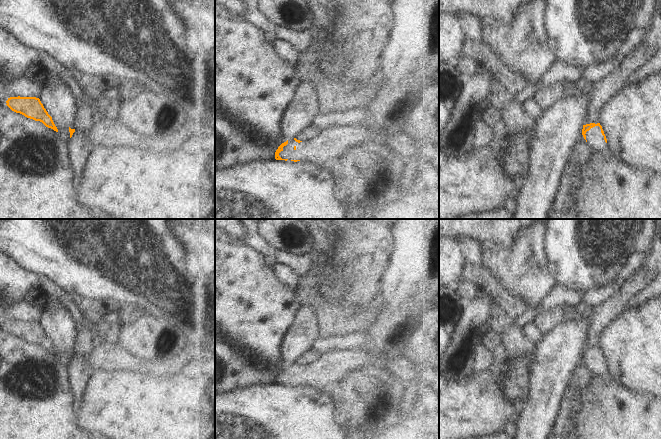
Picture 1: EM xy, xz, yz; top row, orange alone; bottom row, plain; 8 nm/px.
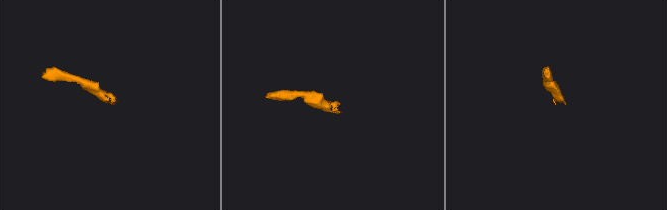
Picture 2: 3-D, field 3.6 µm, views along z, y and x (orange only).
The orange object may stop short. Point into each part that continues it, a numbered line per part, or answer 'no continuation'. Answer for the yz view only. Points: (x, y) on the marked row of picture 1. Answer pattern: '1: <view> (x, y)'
1: yz (595, 139)

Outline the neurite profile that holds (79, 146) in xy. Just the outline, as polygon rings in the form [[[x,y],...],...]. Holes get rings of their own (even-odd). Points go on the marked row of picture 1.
[[[85,91],[83,98],[76,101],[77,113],[73,125],[75,132],[67,140],[67,156],[72,168],[72,181],[75,187],[77,187],[81,180],[86,160],[90,152],[94,149],[88,138],[88,133],[95,124],[91,120],[92,113],[95,110],[95,98],[91,93]]]

